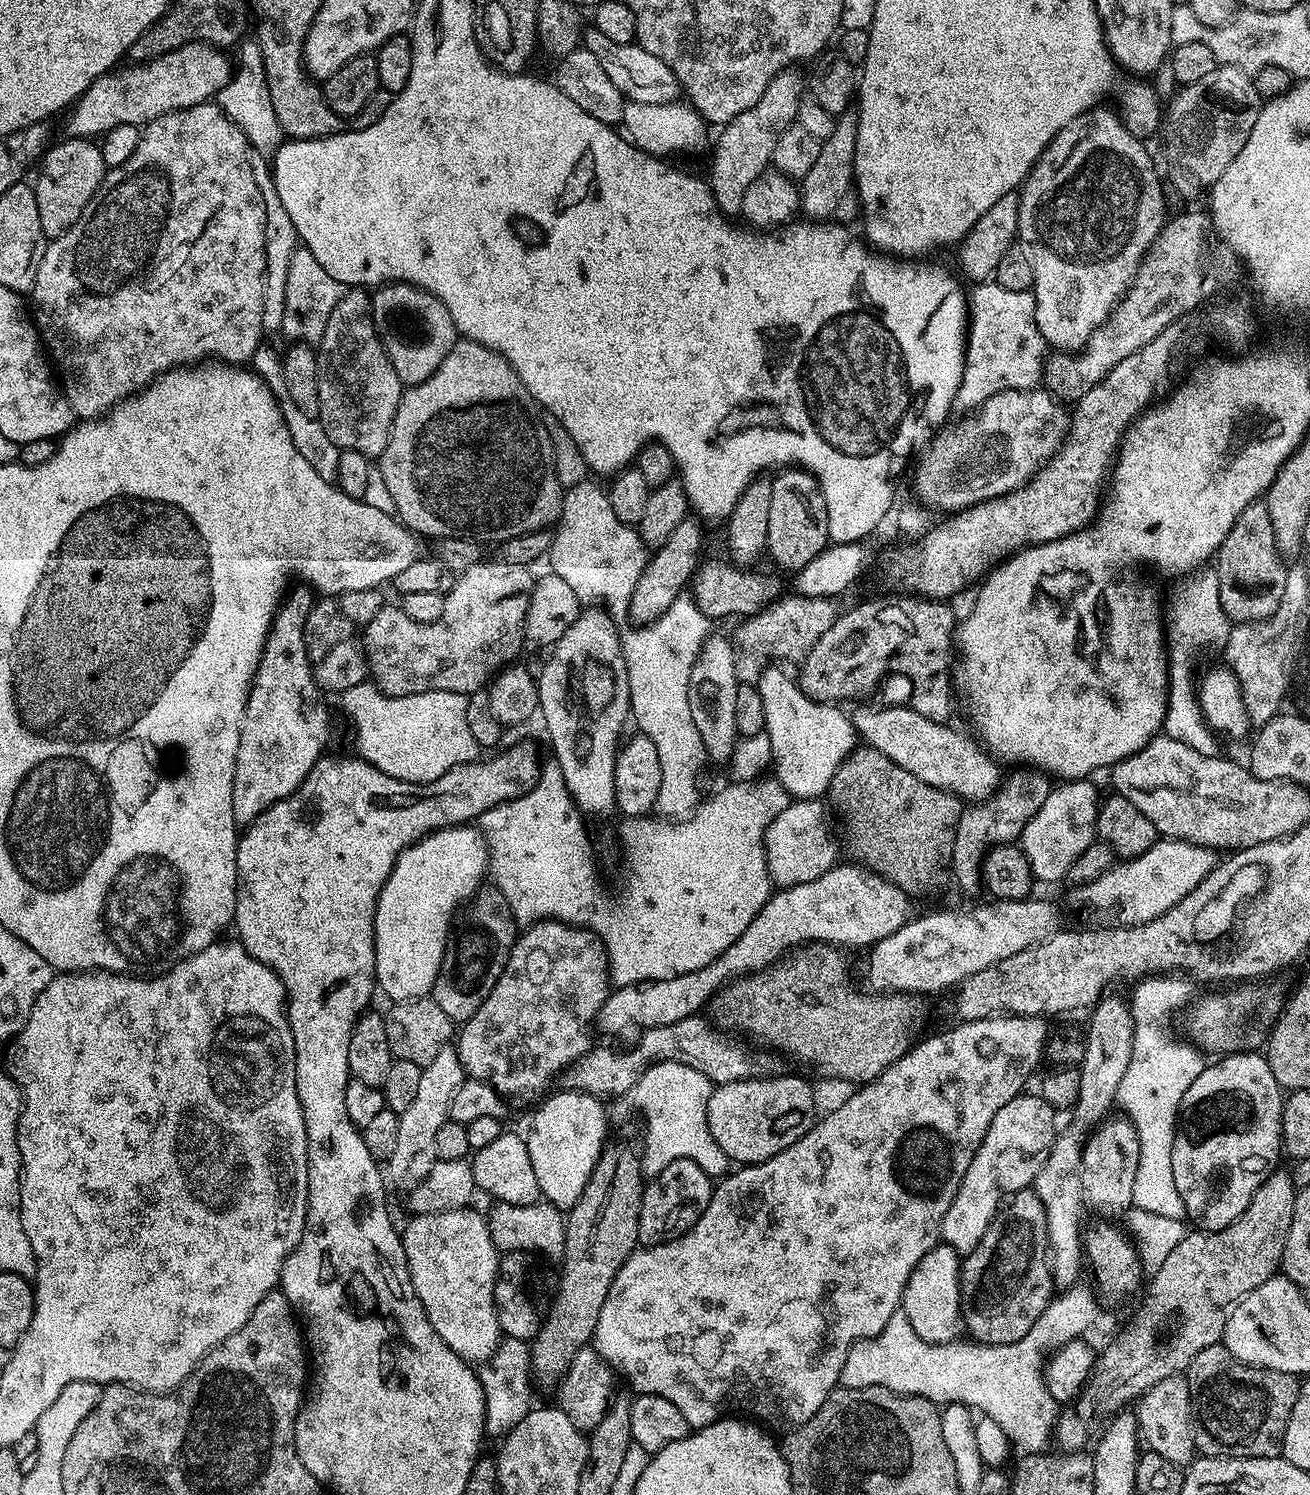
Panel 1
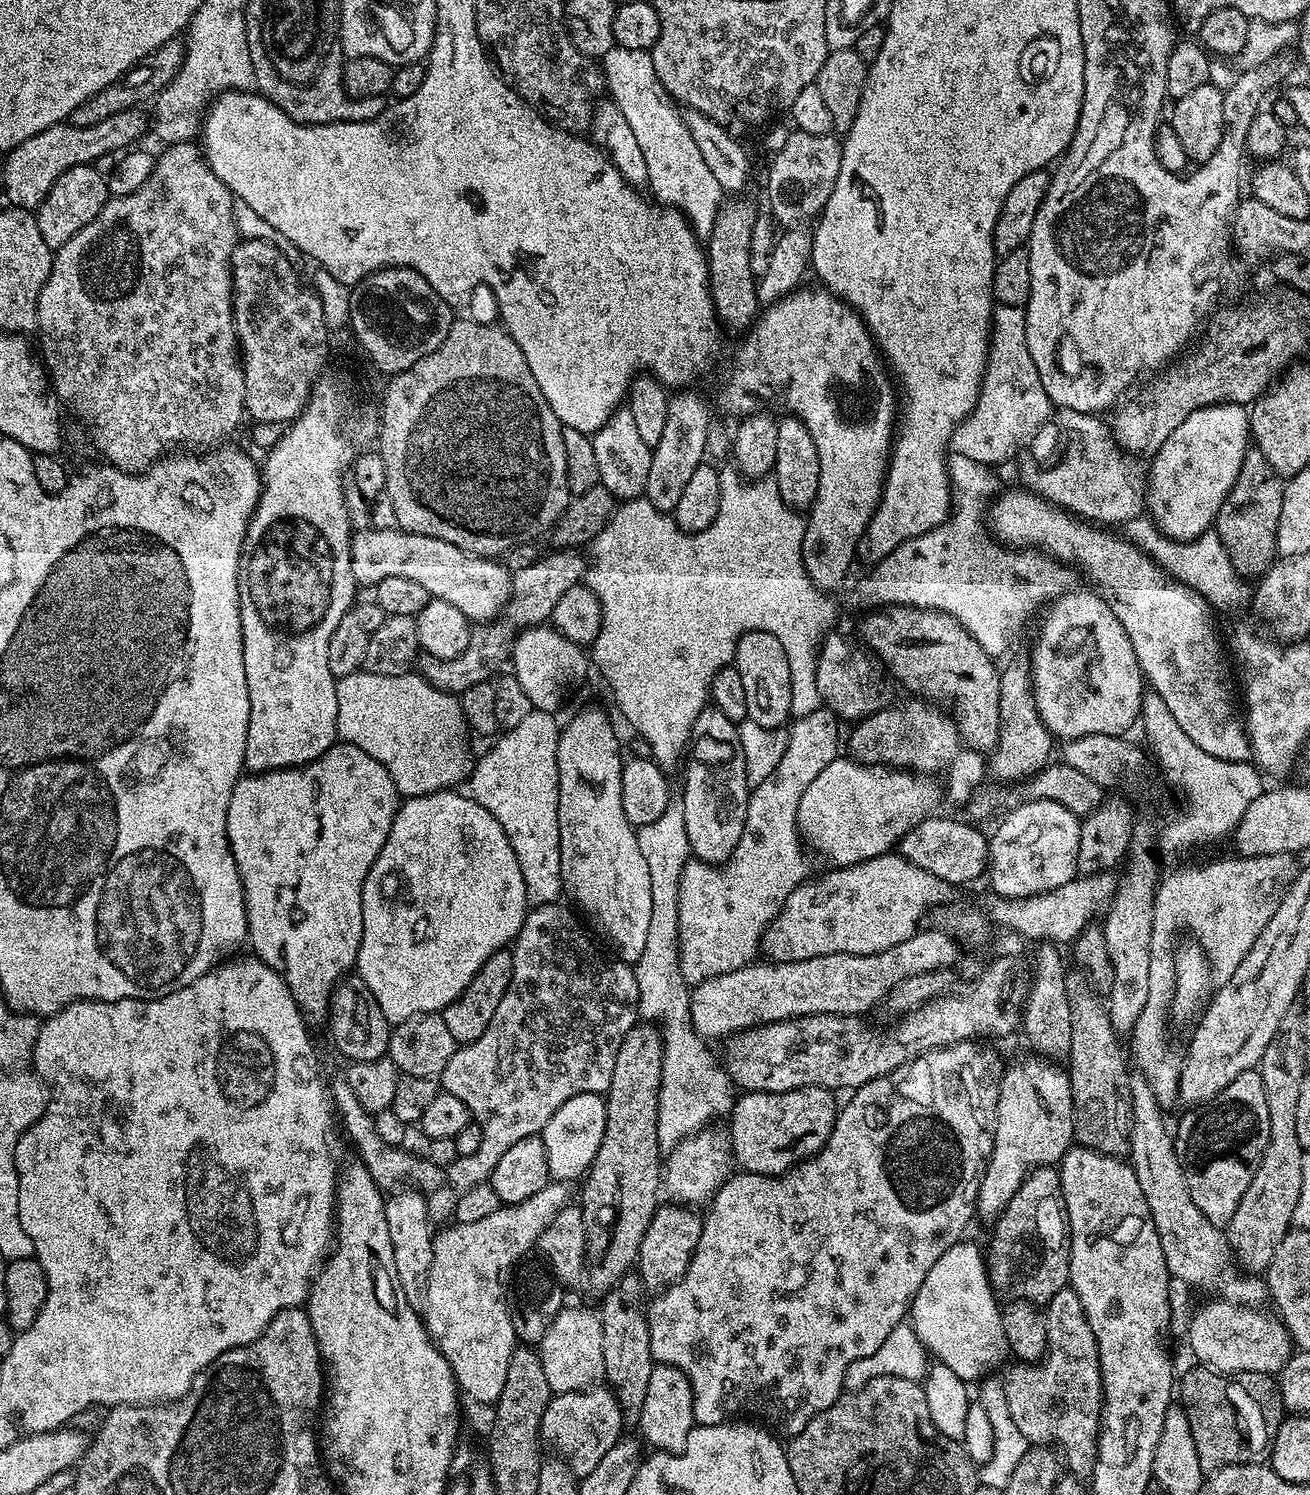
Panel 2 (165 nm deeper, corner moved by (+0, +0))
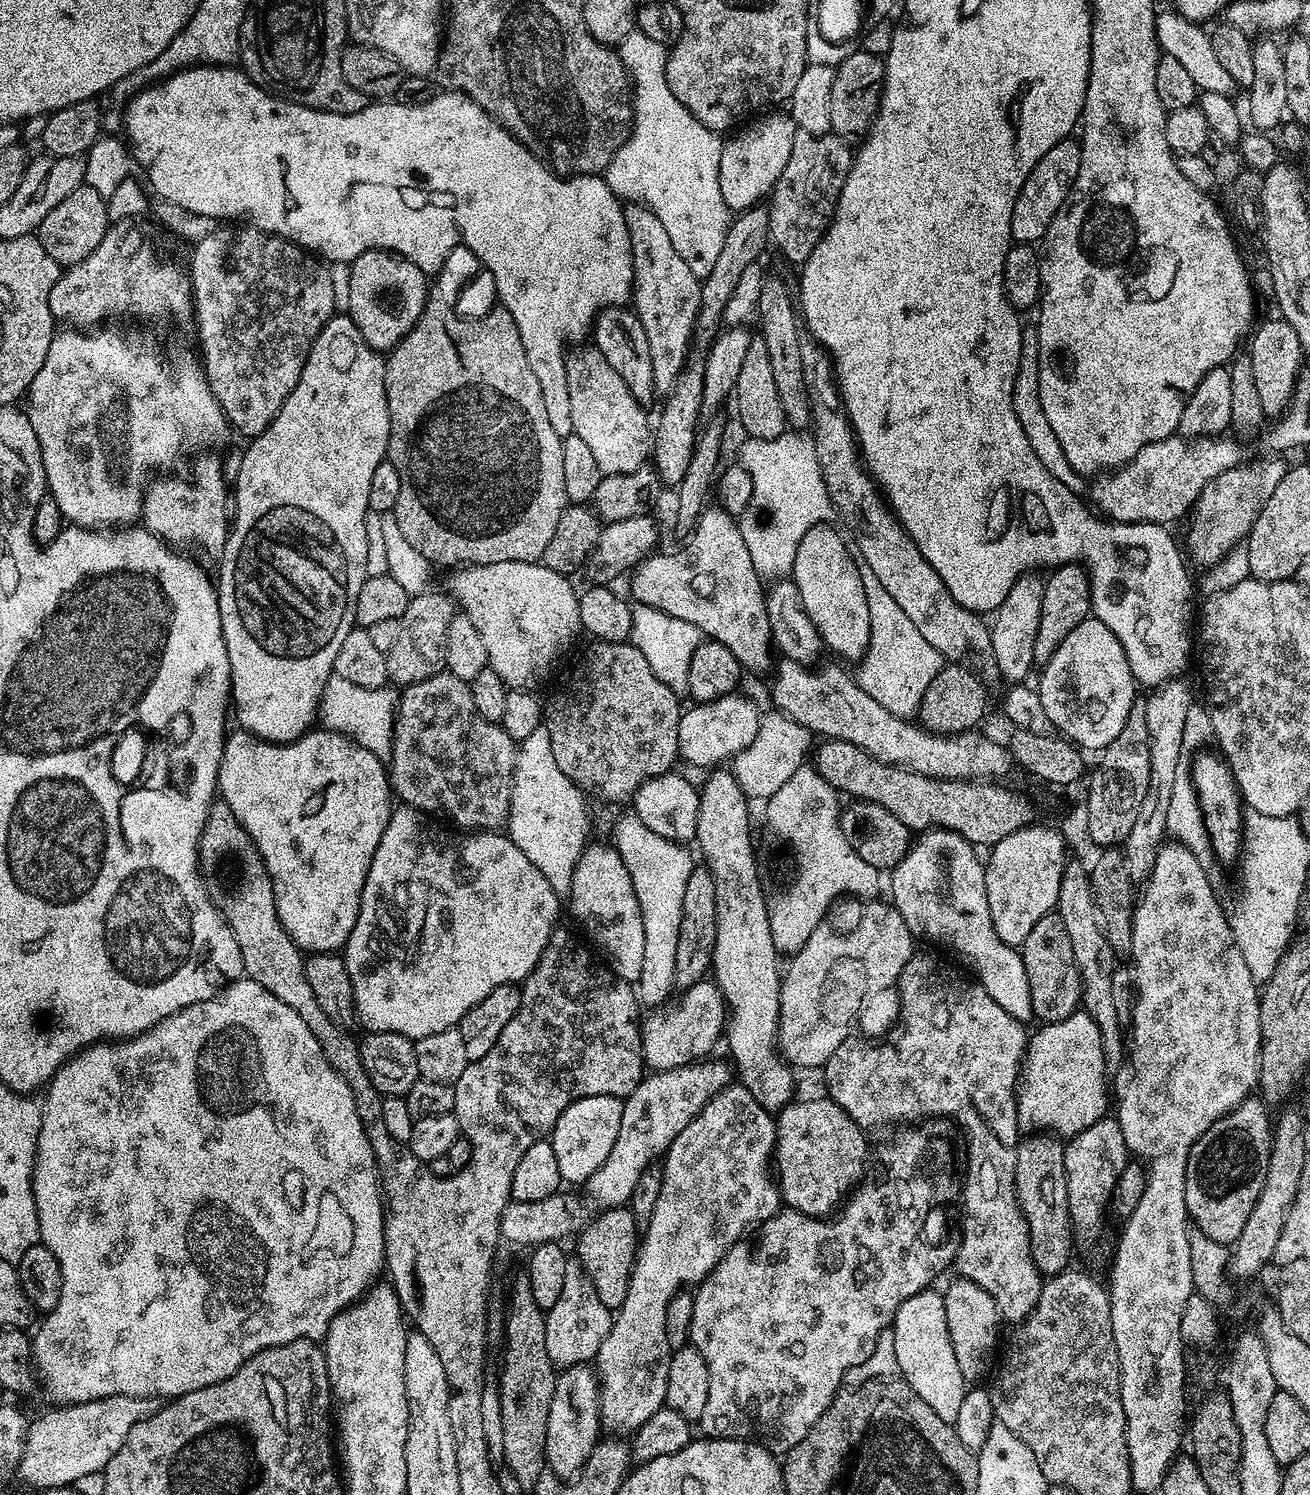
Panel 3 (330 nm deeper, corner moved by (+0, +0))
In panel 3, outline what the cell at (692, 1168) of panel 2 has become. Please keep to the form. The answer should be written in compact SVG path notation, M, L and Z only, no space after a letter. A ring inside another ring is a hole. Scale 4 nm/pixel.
M736 1082L722 1089L695 1116L690 1126L674 1138L664 1153L662 1194L658 1194L654 1214L650 1214L650 1226L639 1241L628 1279L626 1302L613 1315L610 1334L602 1338L602 1346L594 1361L600 1377L600 1427L605 1433L620 1438L635 1434L642 1422L665 1407L666 1378L670 1378L674 1351L670 1342L666 1342L666 1310L685 1286L699 1286L712 1273L718 1261L745 1239L747 1228L755 1229L781 1211L780 1190L770 1167L775 1150L776 1122L773 1113L767 1112L750 1090Z

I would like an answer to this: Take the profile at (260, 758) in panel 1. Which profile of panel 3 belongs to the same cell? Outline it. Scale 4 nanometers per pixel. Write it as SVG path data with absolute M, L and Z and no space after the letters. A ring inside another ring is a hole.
M346 314L331 316L326 326L322 326L318 338L314 338L310 354L306 358L306 366L302 366L302 374L294 390L290 390L286 402L282 402L282 410L278 410L268 429L249 443L252 445L245 450L244 457L240 460L240 469L236 472L234 515L230 520L228 540L218 557L220 580L218 576L214 587L220 607L222 638L226 642L226 658L230 658L230 704L234 709L234 716L236 712L237 722L240 723L237 725L243 731L251 732L258 739L267 740L270 744L289 744L317 723L322 690L334 674L334 658L338 658L342 641L356 624L354 606L358 602L358 590L362 590L362 582L369 577L366 570L366 514L369 512L370 477L374 474L374 466L378 466L387 457L390 438L390 410L386 406L384 362L385 357L370 347L362 334L358 334L358 326L354 326L350 317Z

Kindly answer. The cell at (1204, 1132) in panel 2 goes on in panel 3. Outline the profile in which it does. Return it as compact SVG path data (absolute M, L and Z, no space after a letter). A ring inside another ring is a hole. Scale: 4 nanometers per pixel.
M1246 1099L1237 1108L1218 1118L1218 1122L1203 1132L1198 1142L1194 1142L1190 1158L1186 1158L1186 1210L1191 1223L1200 1227L1197 1228L1199 1235L1231 1246L1235 1244L1238 1234L1242 1234L1242 1226L1246 1226L1246 1218L1250 1218L1254 1202L1258 1202L1258 1194L1266 1178L1266 1166L1270 1162L1274 1124L1270 1116L1268 1120L1268 1111L1269 1105L1263 1099Z

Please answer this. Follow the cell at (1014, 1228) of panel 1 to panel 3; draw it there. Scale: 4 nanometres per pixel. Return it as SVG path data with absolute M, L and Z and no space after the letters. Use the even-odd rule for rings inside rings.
M1028 1134L1021 1139L1016 1148L1016 1165L1014 1166L1014 1182L1016 1197L1020 1203L1022 1214L1030 1230L1030 1248L1036 1268L1041 1277L1056 1276L1069 1267L1068 1259L1074 1249L1072 1235L1072 1219L1066 1198L1066 1158L1064 1157L1065 1141L1055 1134Z

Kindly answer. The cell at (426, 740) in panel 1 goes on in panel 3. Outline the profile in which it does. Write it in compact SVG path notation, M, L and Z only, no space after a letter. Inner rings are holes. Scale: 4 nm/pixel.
M333 674L322 690L318 720L327 731L341 732L358 746L370 750L378 759L387 761L392 755L392 727L396 721L397 693L391 687L367 688Z

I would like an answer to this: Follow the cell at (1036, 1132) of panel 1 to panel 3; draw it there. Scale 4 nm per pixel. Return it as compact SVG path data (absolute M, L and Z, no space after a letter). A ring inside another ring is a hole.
M1078 1010L1062 1022L1041 1023L1037 1032L1028 1038L1028 1051L1024 1053L1024 1062L1020 1069L1020 1083L1016 1089L1016 1109L1018 1122L1024 1130L1043 1130L1061 1138L1077 1136L1086 1126L1105 1119L1108 1108L1108 1075L1110 1069L1104 1059L1104 1043L1098 1030L1098 1022L1090 1014Z

